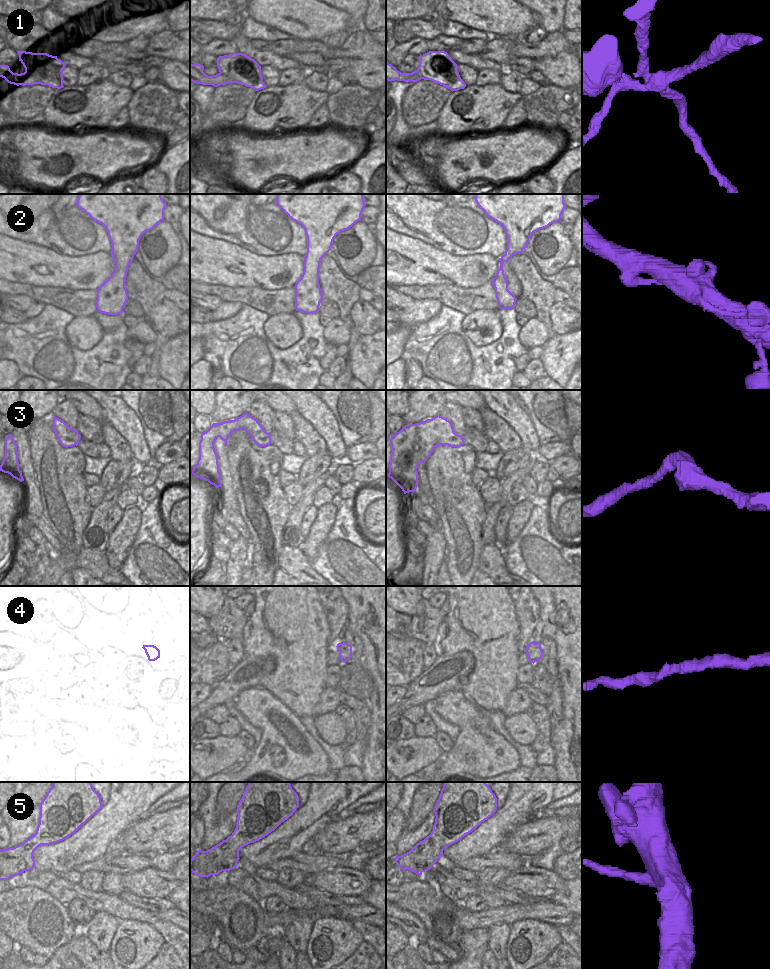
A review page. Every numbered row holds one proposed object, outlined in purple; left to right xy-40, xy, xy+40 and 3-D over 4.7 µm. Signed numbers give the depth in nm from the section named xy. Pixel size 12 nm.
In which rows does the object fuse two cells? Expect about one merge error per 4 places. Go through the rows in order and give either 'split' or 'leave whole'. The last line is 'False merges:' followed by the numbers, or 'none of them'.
1: split
2: leave whole
3: leave whole
4: leave whole
5: split
False merges: 1, 5

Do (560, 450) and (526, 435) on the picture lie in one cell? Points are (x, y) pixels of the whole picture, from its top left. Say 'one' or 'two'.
two

